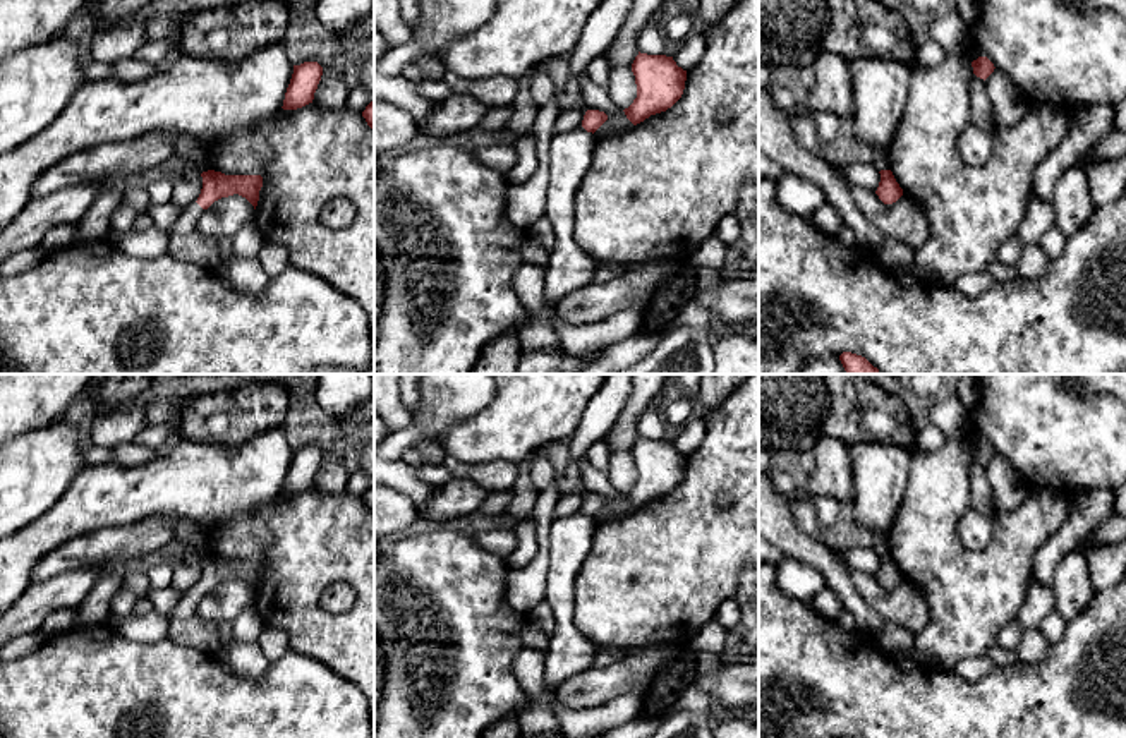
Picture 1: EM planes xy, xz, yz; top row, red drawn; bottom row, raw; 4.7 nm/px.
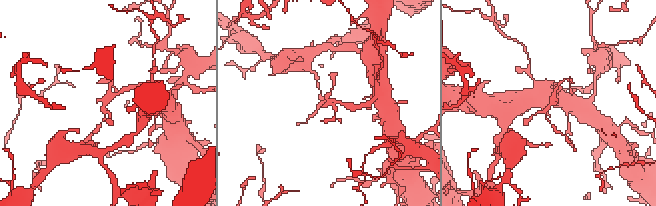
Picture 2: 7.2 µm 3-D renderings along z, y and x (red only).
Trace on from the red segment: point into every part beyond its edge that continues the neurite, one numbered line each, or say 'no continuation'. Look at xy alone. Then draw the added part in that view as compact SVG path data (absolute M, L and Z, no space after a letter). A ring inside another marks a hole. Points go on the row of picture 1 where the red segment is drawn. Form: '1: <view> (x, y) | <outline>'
1: xy (186, 242) | M197 203L182 209L180 218L166 232L168 252L180 261L215 271L221 263L221 256L216 240L204 235L197 227L203 211Z

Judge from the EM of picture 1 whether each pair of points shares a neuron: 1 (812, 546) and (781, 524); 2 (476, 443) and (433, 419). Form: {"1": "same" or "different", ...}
{"1": "same", "2": "different"}

